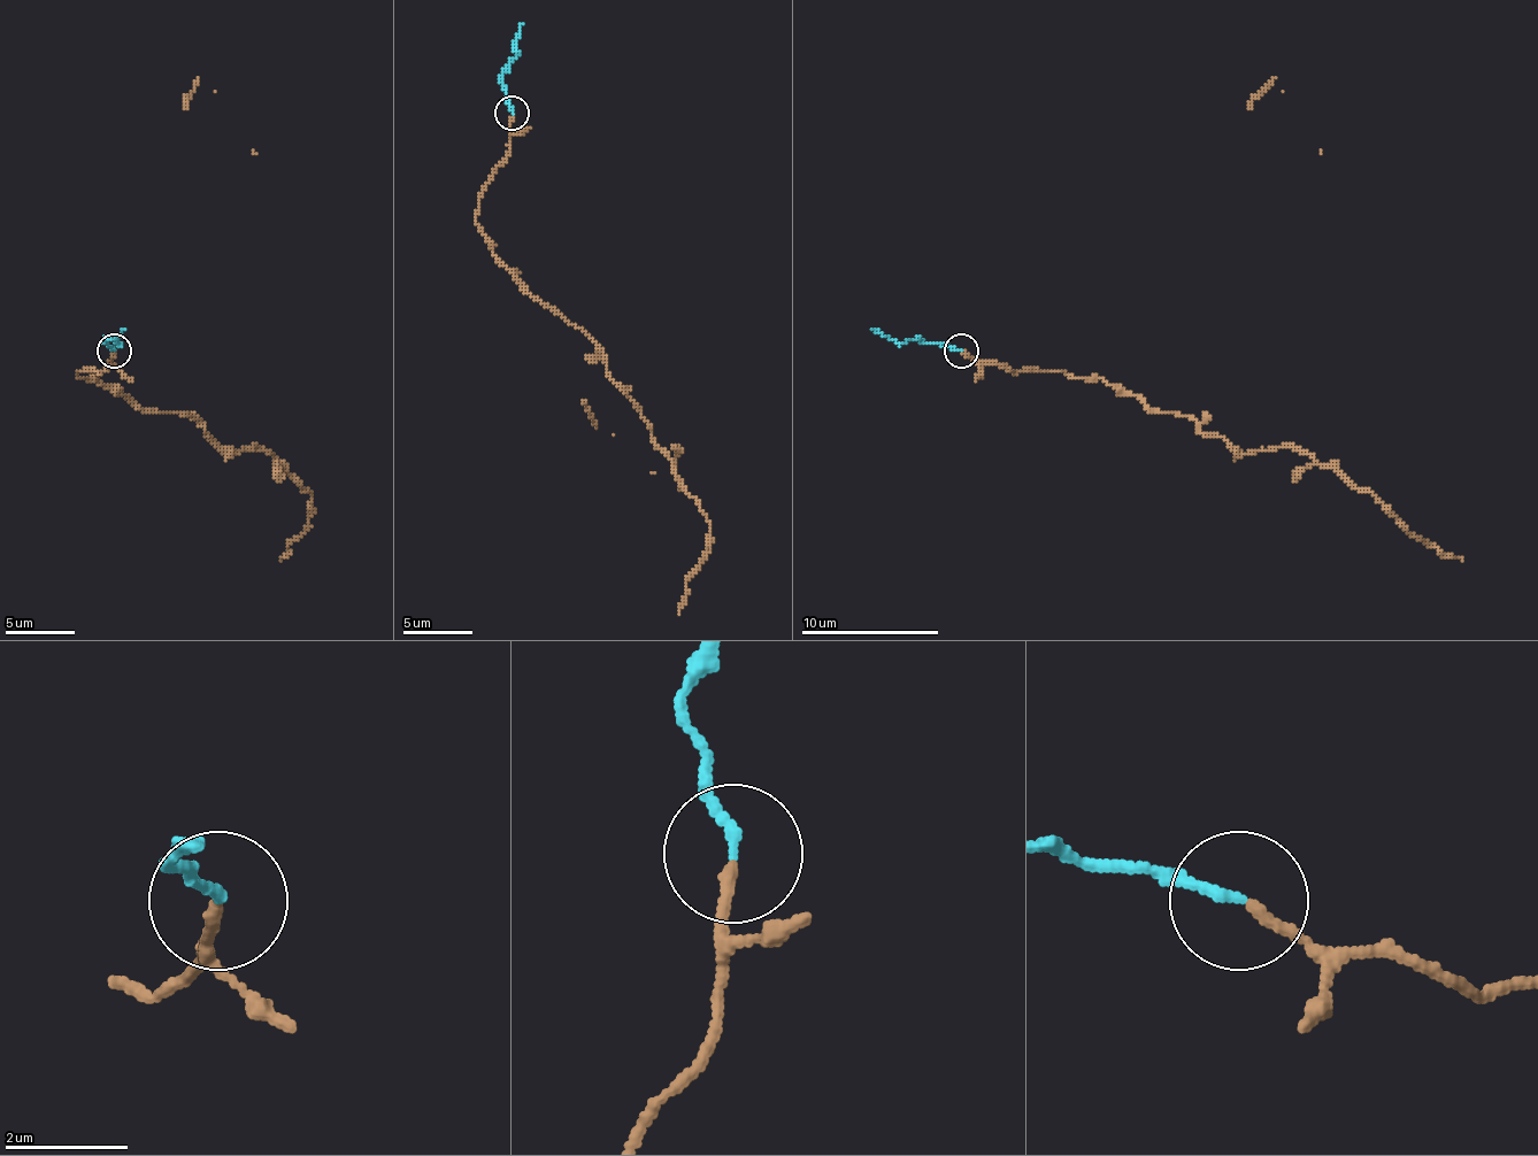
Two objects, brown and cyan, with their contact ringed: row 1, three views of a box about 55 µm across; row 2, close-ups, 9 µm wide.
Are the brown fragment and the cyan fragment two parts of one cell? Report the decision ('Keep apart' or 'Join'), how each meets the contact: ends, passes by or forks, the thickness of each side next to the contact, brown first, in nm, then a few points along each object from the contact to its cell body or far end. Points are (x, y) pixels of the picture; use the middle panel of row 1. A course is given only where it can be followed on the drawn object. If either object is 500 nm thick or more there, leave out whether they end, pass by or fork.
Join. At the ring brown ends. At the ring cyan ends. Thickness 190 nm (brown) against 170 nm. Course of brown: (513, 114), (475, 224), (533, 297), (606, 355), (706, 517), (706, 555), (678, 614). Course of cyan: (513, 114), (502, 72), (516, 55), (523, 24)

